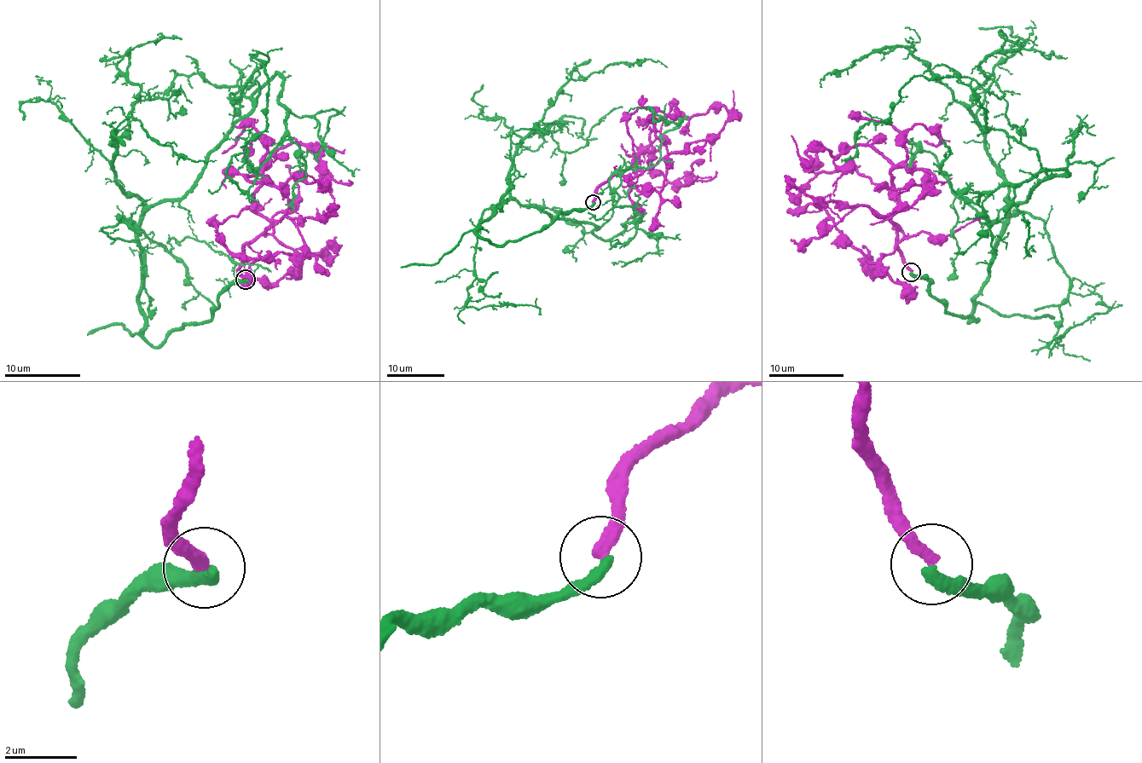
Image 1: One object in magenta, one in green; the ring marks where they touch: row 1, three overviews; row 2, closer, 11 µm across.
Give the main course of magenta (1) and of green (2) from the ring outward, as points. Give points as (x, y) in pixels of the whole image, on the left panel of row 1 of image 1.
1: (246, 280), (244, 246), (270, 224), (257, 211), (262, 177), (244, 177), (318, 183), (306, 175)
2: (246, 280), (142, 335), (140, 218), (257, 101), (229, 98), (258, 53), (266, 129), (227, 171), (258, 200)

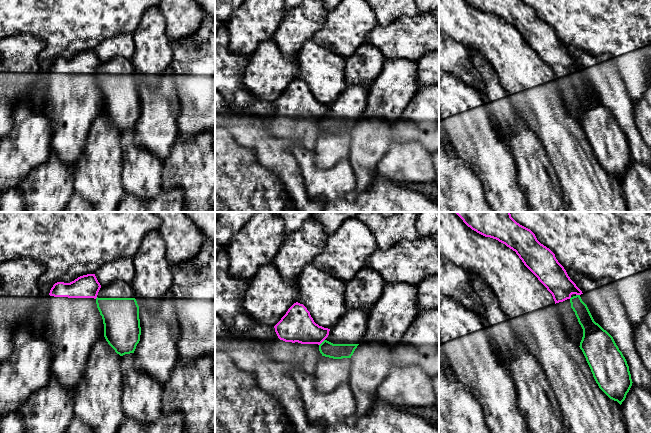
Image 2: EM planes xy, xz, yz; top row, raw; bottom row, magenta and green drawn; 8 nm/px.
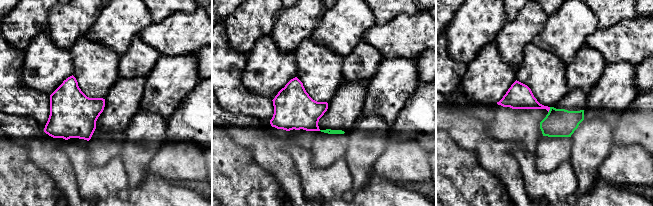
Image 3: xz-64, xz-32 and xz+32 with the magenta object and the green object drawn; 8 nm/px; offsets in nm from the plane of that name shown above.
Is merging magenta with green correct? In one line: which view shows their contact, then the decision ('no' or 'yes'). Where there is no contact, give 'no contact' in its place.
xz | no

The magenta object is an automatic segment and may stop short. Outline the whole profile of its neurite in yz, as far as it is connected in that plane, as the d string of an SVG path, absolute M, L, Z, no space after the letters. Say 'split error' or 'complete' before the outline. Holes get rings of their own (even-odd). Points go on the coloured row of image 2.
split error; M455 212L455 213L456 213L456 214L463 220L463 222L464 222L468 227L470 227L472 230L476 231L477 233L479 233L479 234L481 234L481 235L483 235L483 236L485 236L485 237L490 237L490 238L496 239L496 240L498 240L499 242L505 244L507 247L509 247L510 249L512 249L513 251L516 252L516 254L517 254L517 255L519 256L519 258L522 260L522 262L524 263L524 265L538 278L538 280L539 280L539 281L547 288L547 290L552 294L553 299L554 299L554 301L555 301L555 306L556 306L556 308L557 308L557 312L558 312L558 314L559 314L561 323L562 323L562 325L563 325L563 327L564 327L564 330L565 330L565 332L566 332L568 338L570 339L571 342L573 342L574 344L580 346L580 342L581 342L582 337L583 337L583 329L582 329L581 325L580 325L579 322L578 322L578 319L577 319L577 317L576 317L576 315L575 315L575 312L574 312L573 309L571 308L571 303L570 303L571 295L572 295L572 294L579 295L579 296L581 297L582 301L587 305L587 307L588 307L588 309L589 309L589 311L590 311L590 313L591 313L591 315L592 315L594 321L595 321L596 323L598 323L598 321L597 321L596 317L594 316L593 312L591 311L591 309L589 308L588 304L585 302L582 291L581 291L581 290L576 286L576 284L570 279L570 277L568 276L568 274L567 274L566 270L564 269L564 267L563 267L563 266L558 262L558 260L556 259L555 254L554 254L549 248L547 248L546 246L544 246L543 244L541 244L541 243L537 240L535 234L534 234L530 229L528 229L528 228L526 228L526 227L520 225L519 223L517 223L517 222L511 217L510 212Z

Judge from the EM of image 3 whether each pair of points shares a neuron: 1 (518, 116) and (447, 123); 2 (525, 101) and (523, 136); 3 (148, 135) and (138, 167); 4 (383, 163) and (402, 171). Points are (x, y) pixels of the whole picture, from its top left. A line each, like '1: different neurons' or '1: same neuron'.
1: different neurons
2: same neuron
3: same neuron
4: same neuron

